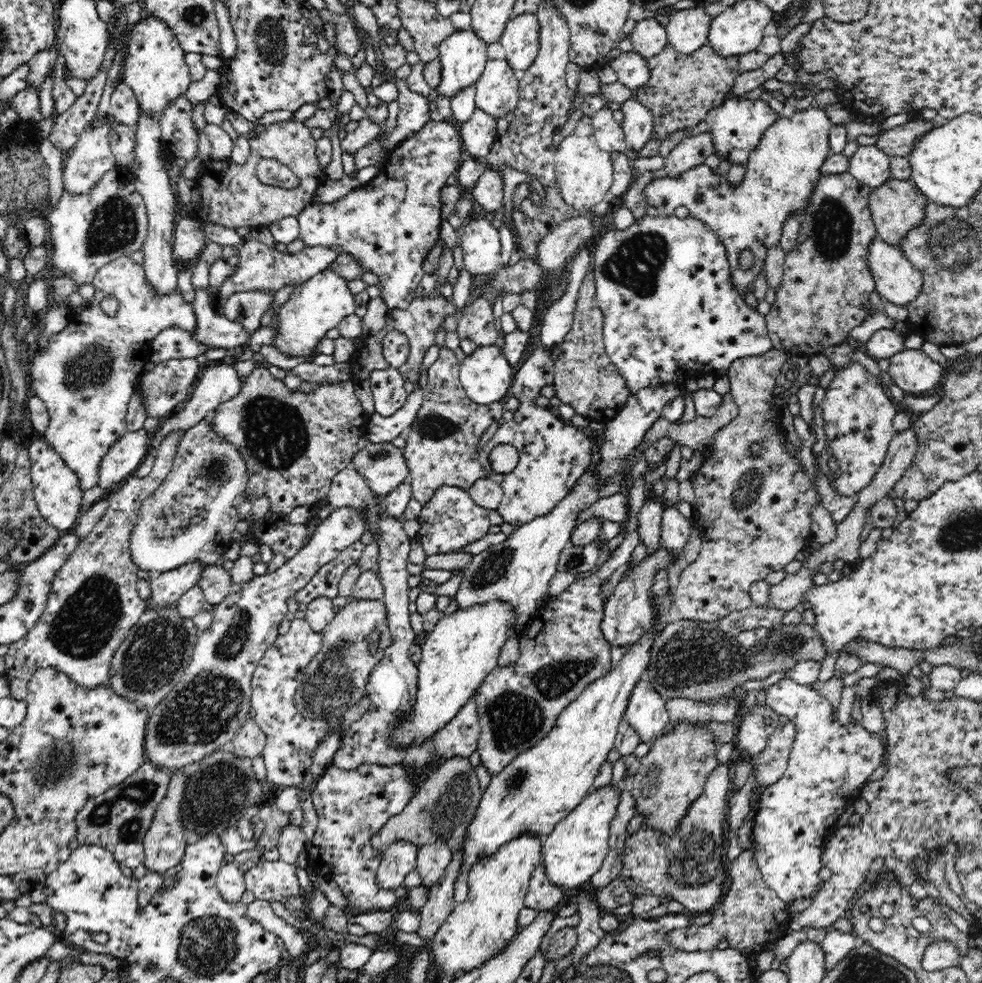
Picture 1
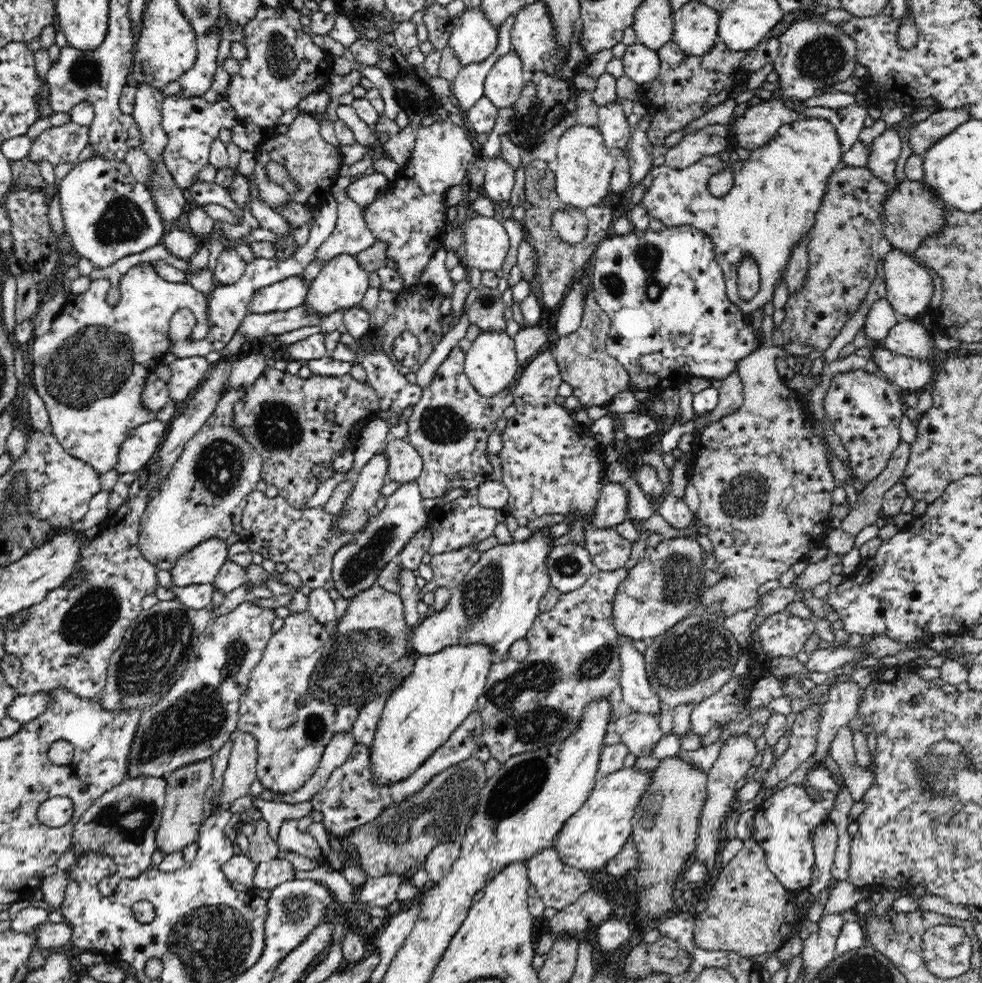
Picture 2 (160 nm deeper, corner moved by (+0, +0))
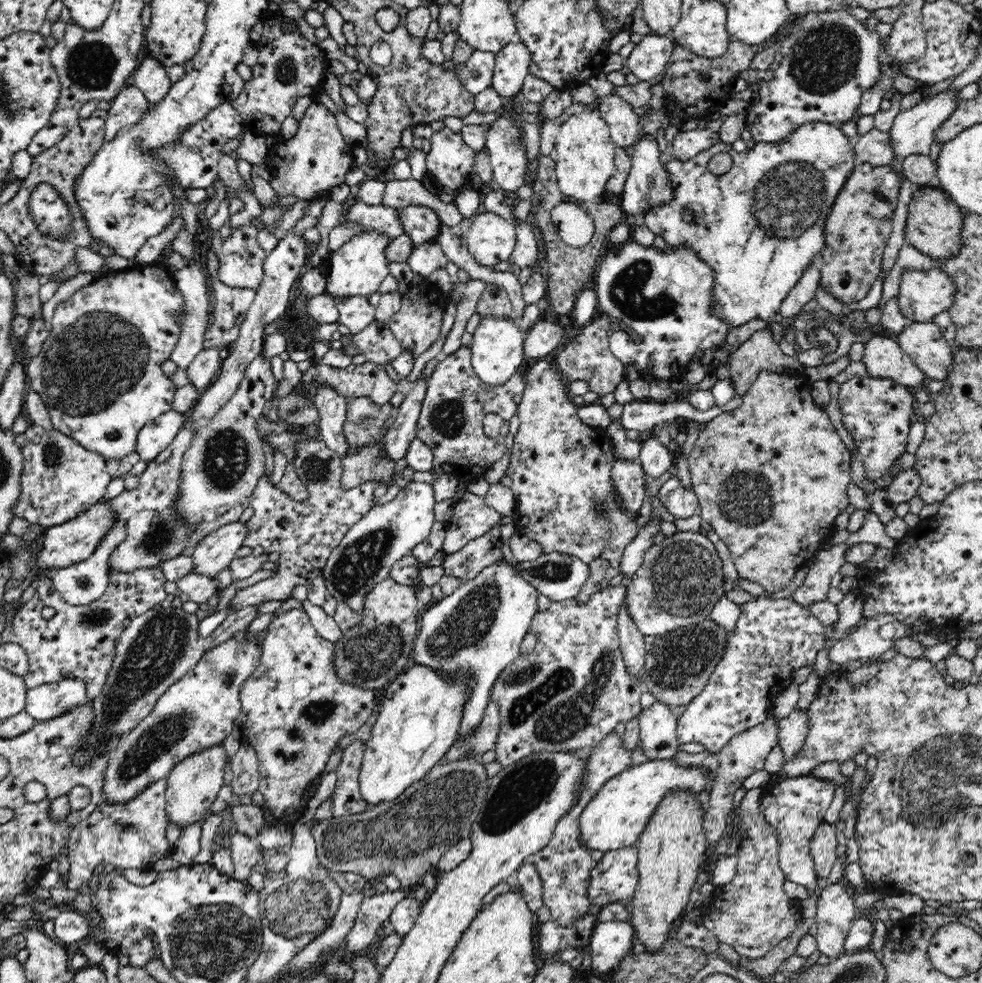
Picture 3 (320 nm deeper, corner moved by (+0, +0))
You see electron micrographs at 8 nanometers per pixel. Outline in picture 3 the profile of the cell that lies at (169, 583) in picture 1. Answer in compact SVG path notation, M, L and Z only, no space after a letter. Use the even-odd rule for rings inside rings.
M236 520L220 526L197 542L193 552L194 571L215 578L216 574L237 557L243 540L248 536L247 522Z

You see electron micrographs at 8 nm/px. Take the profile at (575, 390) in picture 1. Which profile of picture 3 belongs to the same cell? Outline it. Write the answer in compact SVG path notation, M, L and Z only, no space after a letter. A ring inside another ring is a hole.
M597 313L589 324L580 325L573 333L574 340L565 344L563 350L555 355L558 372L566 382L584 381L588 383L590 391L596 392L602 398L611 392L615 392L618 384L625 380L623 362L614 357L609 349L609 336L612 333L610 320L606 314Z

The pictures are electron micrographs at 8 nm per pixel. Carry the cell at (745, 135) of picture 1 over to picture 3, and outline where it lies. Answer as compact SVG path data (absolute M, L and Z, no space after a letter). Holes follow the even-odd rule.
M846 5L838 6L833 10L828 12L818 12L810 13L806 16L800 17L792 30L792 34L788 34L782 42L777 45L777 48L782 52L782 59L780 60L780 65L773 72L774 76L768 81L759 81L758 85L755 87L757 92L756 100L748 105L745 112L746 126L750 129L754 140L757 142L778 142L786 136L791 135L796 129L799 129L803 124L806 123L828 123L834 126L841 126L844 123L849 123L850 121L856 121L862 114L859 114L859 104L864 92L872 88L881 77L881 70L878 66L878 51L880 50L879 36L876 30L868 29L866 22L858 21L850 12L850 7Z

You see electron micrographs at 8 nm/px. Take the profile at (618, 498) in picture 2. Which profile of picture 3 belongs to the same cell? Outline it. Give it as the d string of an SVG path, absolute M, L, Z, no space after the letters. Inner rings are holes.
M616 457L611 475L618 497L624 503L624 509L638 514L646 502L646 487L649 485L649 479L646 478L639 459Z

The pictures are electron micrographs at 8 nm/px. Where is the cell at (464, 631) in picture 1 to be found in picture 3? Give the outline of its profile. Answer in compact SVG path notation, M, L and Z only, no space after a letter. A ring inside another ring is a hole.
M410 664L381 692L382 709L363 749L358 778L360 795L369 806L397 799L442 760L458 738L466 702L466 683L446 679L432 668Z

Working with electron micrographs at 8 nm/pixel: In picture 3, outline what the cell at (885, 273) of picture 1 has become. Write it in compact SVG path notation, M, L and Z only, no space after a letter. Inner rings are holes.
M938 266L927 271L906 271L897 294L902 314L914 323L934 320L955 303L955 280Z

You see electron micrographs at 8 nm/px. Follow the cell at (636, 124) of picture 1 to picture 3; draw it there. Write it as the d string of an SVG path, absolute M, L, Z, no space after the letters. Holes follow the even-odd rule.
M642 134L634 143L632 150L631 171L621 192L621 209L628 216L644 215L656 207L665 207L674 198L675 184L671 180L671 172L666 170L666 164L660 160L661 151L652 135Z

